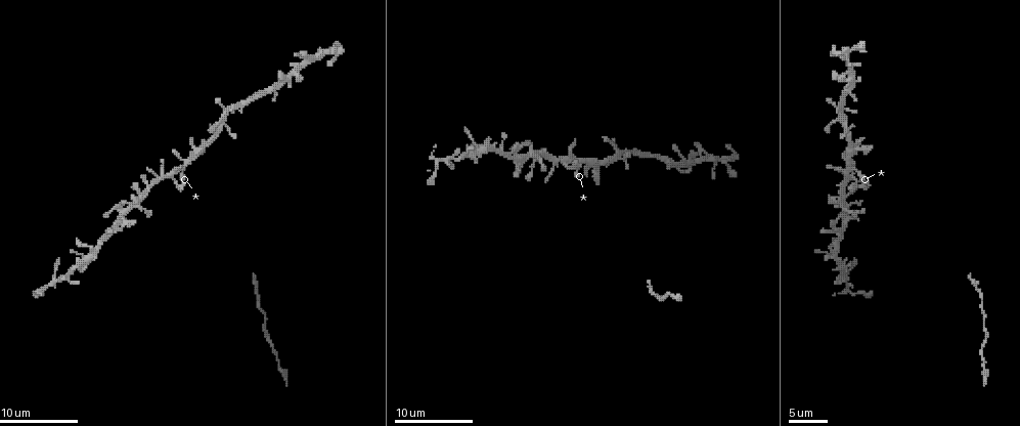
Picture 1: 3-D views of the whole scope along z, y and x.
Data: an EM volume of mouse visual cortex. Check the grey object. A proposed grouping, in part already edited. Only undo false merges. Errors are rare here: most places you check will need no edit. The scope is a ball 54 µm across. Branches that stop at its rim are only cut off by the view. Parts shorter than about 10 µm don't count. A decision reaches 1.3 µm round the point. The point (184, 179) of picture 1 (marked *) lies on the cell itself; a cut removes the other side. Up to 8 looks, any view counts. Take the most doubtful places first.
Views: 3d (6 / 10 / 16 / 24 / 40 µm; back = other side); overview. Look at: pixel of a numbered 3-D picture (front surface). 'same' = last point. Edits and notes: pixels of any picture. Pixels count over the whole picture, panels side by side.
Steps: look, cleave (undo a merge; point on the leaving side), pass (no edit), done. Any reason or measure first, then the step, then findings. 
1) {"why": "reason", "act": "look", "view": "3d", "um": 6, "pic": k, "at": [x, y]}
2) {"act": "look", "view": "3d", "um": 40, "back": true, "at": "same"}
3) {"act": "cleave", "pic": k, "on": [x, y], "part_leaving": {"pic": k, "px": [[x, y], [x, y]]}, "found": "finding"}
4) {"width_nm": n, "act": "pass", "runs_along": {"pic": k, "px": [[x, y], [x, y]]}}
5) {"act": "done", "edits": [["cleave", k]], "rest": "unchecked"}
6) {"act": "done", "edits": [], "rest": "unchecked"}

{"why": "four arms meet", "act": "look", "view": "3d", "um": 10, "pic": 1, "at": [848, 167]}

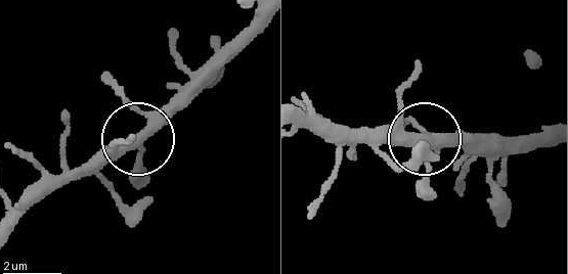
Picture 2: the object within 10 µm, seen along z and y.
{"width_nm": 360, "act": "pass", "found": "one cell here"}

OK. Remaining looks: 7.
{"why": "narrows sharply", "act": "look", "view": "3d", "um": 10, "pic": 1, "at": [265, 319]}

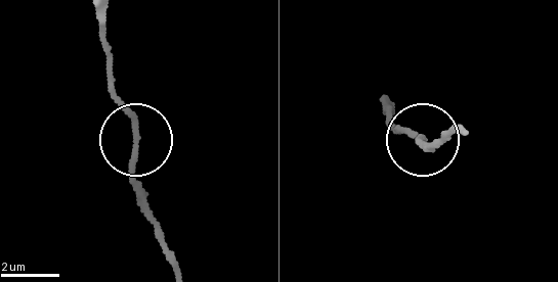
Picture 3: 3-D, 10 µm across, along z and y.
{"act": "look", "view": "3d", "um": 6, "pic": 3, "at": [135, 143]}

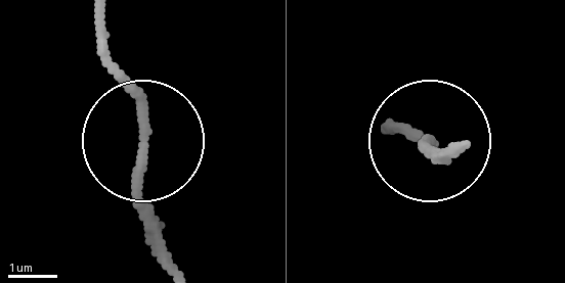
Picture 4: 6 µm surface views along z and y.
{"act": "pass", "found": "all the same cell"}

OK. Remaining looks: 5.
{"why": "narrows sharply", "act": "look", "view": "3d", "um": 10, "pic": 1, "at": [969, 274]}

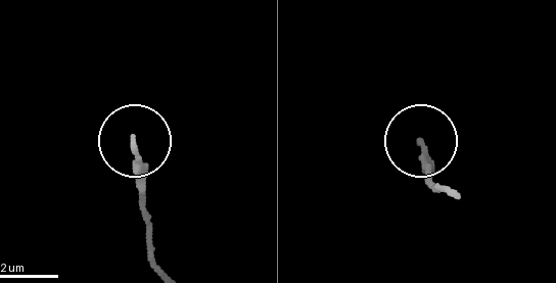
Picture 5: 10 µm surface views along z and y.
{"why": "other side", "act": "look", "view": "3d", "um": 10, "back": true, "pic": 5, "at": [420, 144]}

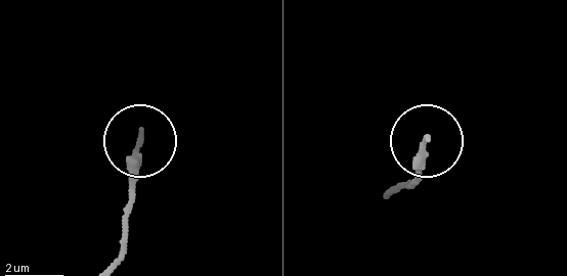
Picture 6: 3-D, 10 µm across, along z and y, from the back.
{"act": "pass", "found": "all the same cell"}

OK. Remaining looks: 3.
{"why": "thin neck", "act": "look", "view": "3d", "um": 6, "pic": 1, "at": [478, 150]}

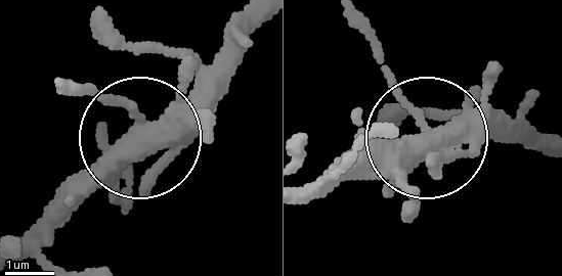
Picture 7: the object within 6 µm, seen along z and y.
{"act": "pass", "runs_along": {"pic": 7, "px": [[255, 28], [63, 219]]}, "found": "all the same cell"}

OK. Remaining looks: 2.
{"act": "done", "edits": [], "rest": "unchecked"}

